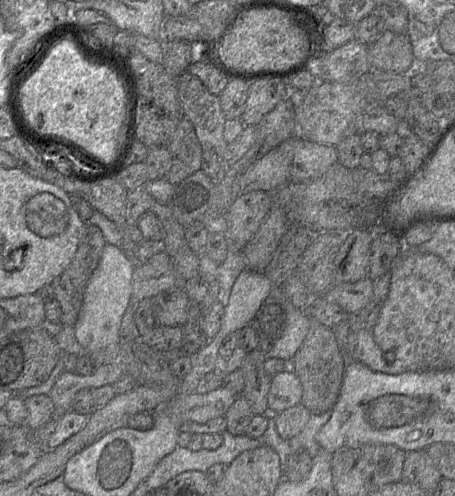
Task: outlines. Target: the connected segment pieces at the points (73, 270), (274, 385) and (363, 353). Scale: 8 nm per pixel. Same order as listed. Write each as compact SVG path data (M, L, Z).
M86 223L85 235L66 269L51 283L54 298L61 308L60 324L74 326L83 302L87 283L95 270L106 241L101 229Z
M287 369L273 376L268 392L267 405L270 414L278 414L302 403L303 389L297 375Z
M372 328L351 331L347 338L346 352L350 359L361 362L371 370L389 375L406 373L403 362L387 363L384 352L376 343Z

